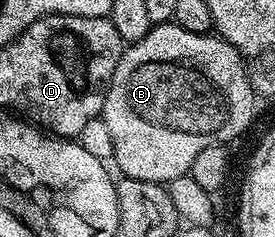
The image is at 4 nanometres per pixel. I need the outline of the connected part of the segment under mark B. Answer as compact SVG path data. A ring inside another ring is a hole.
M174 21L154 25L147 32L147 36L143 36L143 40L128 43L122 49L121 59L109 81L109 90L105 93L103 117L107 128L111 128L111 136L113 137L112 161L117 162L118 168L121 169L120 173L124 177L134 178L135 180L151 180L162 184L168 184L176 178L186 177L193 169L195 156L199 156L199 152L203 152L205 149L205 143L212 139L218 139L219 136L235 134L241 130L241 127L245 126L245 123L249 120L250 95L245 77L242 77L241 68L237 65L239 55L241 55L239 51L230 42L225 41L216 33L200 34L199 32L191 32L187 28L178 26Z

